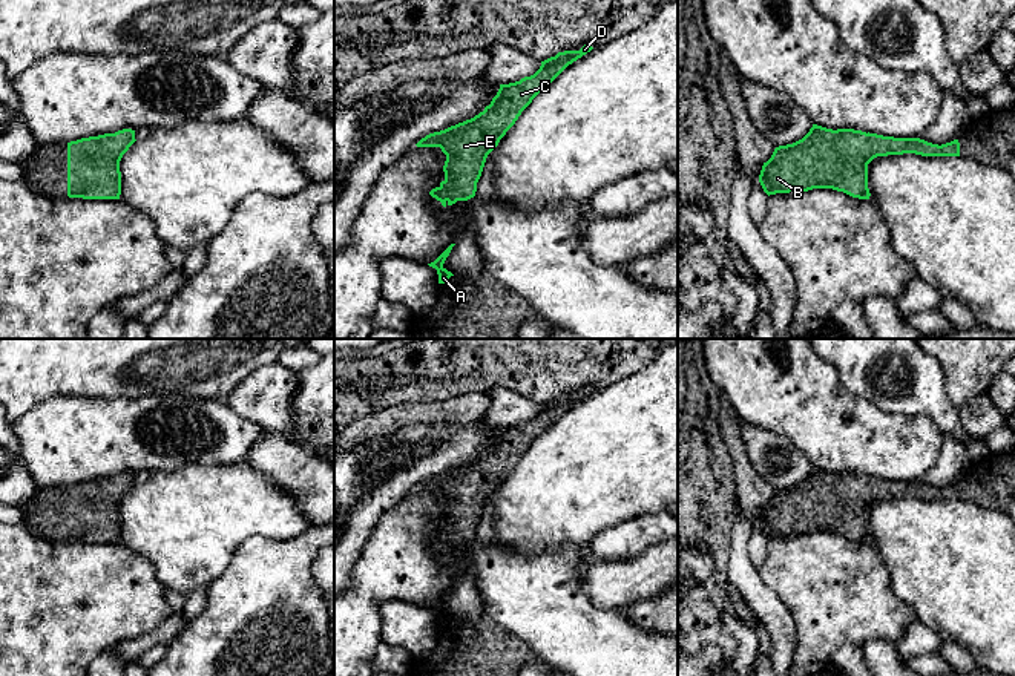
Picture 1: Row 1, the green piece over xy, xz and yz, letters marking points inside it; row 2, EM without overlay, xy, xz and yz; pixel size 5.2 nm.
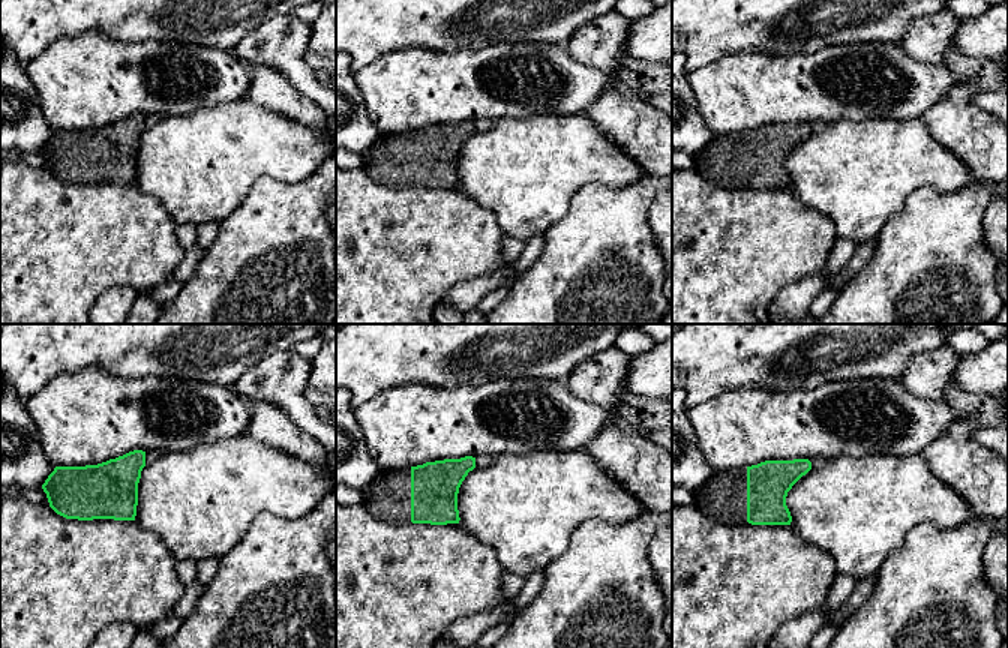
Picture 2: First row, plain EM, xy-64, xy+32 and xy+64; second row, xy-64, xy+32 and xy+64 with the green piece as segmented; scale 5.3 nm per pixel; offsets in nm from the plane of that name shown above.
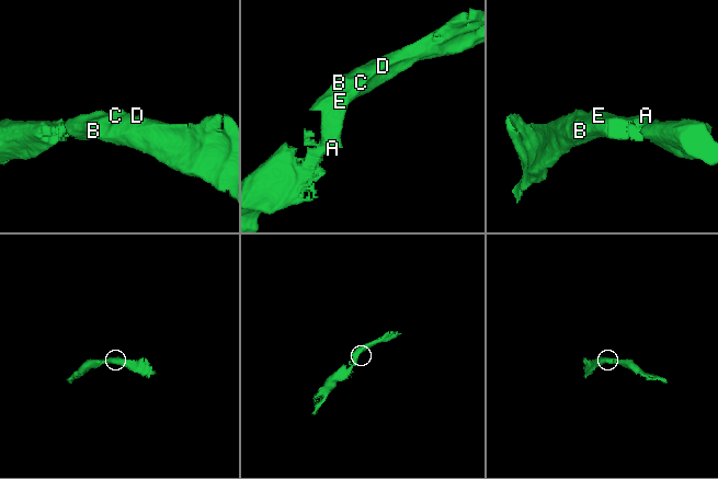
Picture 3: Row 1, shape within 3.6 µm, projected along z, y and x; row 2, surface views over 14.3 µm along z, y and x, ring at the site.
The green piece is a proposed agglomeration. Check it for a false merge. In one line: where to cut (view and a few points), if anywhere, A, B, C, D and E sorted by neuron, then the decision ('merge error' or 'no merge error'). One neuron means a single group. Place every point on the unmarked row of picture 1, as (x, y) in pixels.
no cut; A B C D E; no merge error

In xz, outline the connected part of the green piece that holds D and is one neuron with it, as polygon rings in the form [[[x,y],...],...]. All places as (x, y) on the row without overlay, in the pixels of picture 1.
[[[584,388],[580,394],[558,395],[541,405],[534,418],[500,428],[491,448],[474,461],[422,481],[416,487],[417,491],[440,491],[446,498],[445,523],[429,538],[443,550],[474,541],[488,498],[515,468],[521,455],[569,408],[592,392],[590,388]]]

